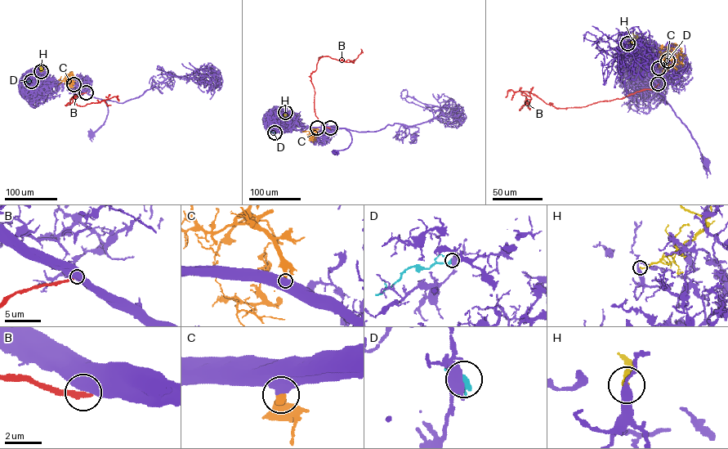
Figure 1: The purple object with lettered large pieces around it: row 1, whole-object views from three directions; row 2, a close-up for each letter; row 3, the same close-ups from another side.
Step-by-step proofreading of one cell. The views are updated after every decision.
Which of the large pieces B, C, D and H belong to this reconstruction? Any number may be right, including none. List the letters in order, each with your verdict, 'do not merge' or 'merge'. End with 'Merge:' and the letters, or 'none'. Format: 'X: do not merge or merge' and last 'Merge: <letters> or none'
B: do not merge
C: merge
D: do not merge
H: do not merge
Merge: C

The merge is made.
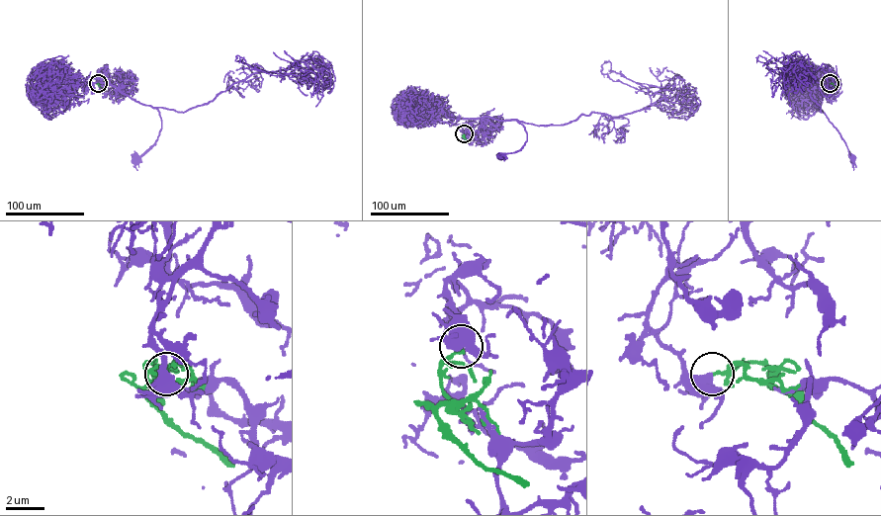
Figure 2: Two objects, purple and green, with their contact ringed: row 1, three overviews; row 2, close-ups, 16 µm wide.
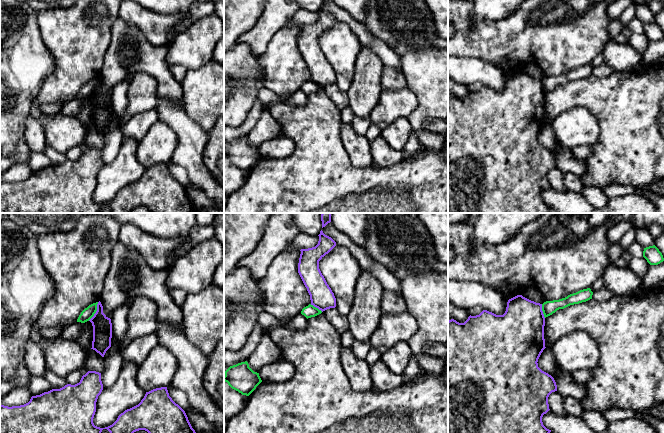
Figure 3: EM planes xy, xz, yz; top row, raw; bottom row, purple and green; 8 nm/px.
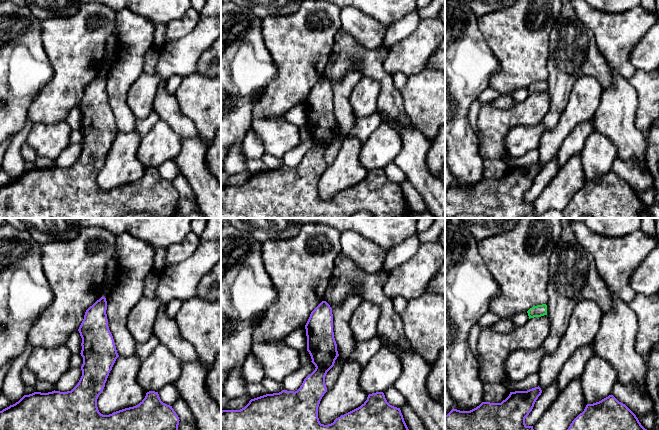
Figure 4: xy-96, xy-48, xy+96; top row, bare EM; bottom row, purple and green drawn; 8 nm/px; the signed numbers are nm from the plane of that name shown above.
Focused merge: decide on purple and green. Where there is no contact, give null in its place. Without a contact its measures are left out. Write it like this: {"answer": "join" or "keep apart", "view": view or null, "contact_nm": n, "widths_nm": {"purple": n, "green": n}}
{"answer": "keep apart", "view": "xy", "contact_nm": 170, "widths_nm": {"purple": 160, "green": 90}}

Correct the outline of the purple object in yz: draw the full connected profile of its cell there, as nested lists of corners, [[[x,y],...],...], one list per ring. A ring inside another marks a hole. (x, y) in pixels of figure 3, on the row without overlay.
[[[517,71],[507,78],[503,91],[496,91],[483,86],[479,91],[469,92],[464,99],[454,95],[448,97],[448,213],[547,213],[551,206],[542,198],[542,193],[549,185],[548,173],[557,167],[554,154],[538,143],[538,135],[545,123],[544,115],[545,93],[542,80],[531,77],[522,71]]]

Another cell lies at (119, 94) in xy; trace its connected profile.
[[[130,71],[129,77],[119,82],[111,93],[112,112],[117,116],[117,121],[120,122],[126,112],[128,105],[127,90],[128,81],[136,72]]]

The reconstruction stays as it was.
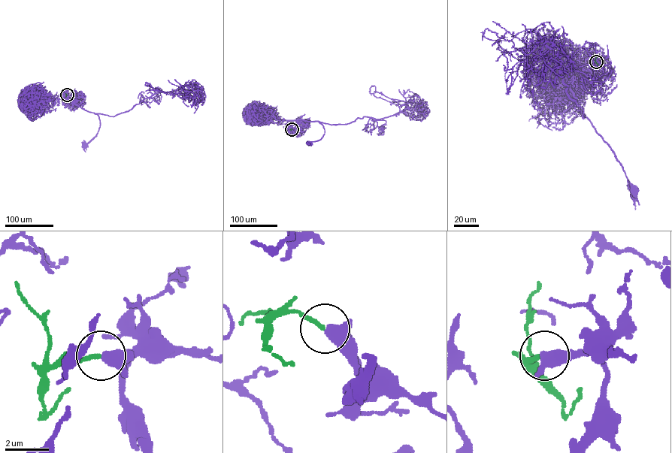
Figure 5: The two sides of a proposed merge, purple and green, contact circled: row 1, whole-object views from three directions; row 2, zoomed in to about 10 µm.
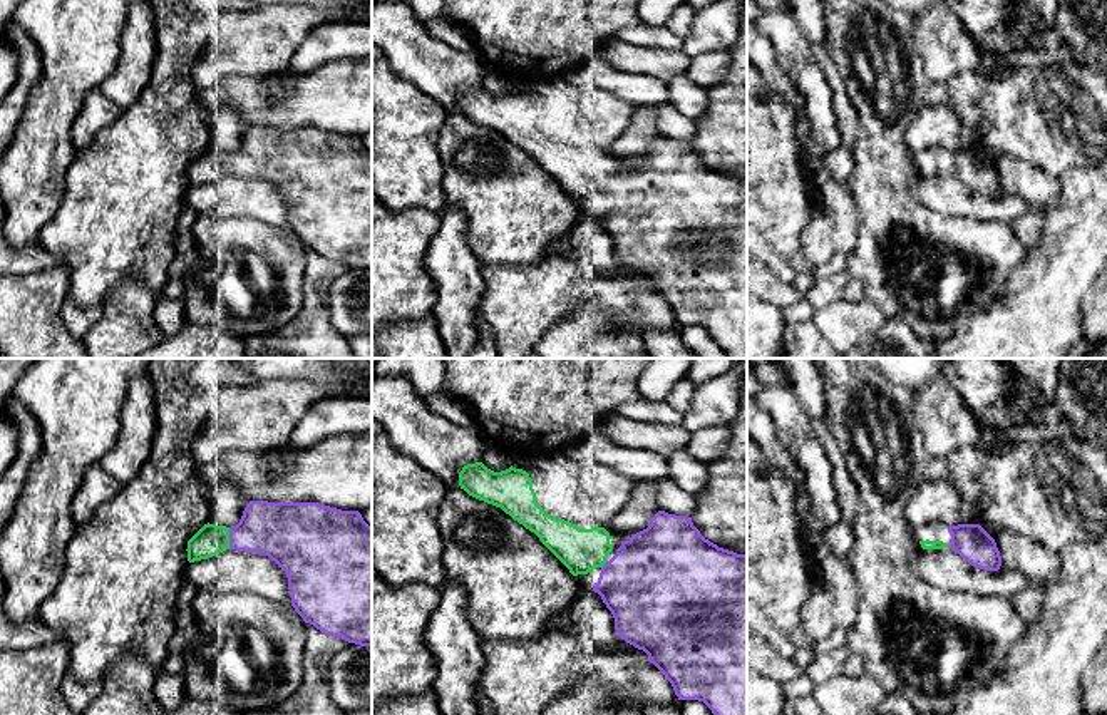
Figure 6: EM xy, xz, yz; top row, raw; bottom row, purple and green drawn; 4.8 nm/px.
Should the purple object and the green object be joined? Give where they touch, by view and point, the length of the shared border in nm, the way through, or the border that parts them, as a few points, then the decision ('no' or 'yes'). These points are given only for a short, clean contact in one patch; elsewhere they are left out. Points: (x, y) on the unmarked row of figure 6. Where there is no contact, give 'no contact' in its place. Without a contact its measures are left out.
xy (230, 163) | 100 nm | yes

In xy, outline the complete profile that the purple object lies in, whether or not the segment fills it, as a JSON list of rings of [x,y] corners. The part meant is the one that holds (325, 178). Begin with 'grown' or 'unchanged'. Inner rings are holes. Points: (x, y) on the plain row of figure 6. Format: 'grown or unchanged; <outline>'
grown; [[[250,126],[236,151],[204,149],[188,166],[188,186],[226,174],[275,186],[288,203],[291,231],[305,248],[372,271],[372,152],[358,136]]]

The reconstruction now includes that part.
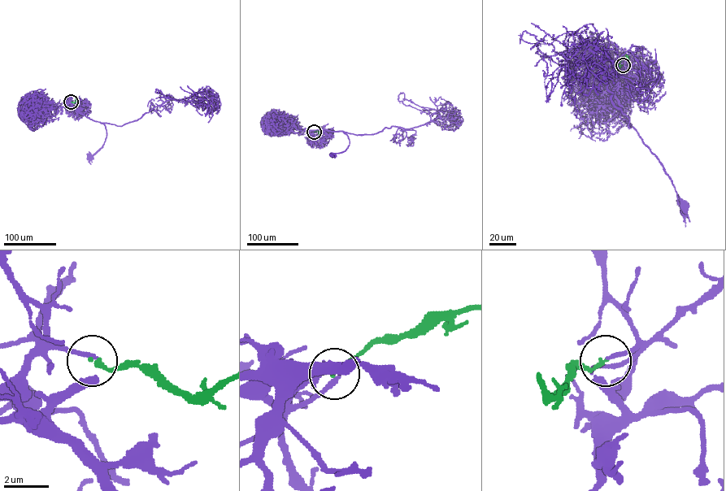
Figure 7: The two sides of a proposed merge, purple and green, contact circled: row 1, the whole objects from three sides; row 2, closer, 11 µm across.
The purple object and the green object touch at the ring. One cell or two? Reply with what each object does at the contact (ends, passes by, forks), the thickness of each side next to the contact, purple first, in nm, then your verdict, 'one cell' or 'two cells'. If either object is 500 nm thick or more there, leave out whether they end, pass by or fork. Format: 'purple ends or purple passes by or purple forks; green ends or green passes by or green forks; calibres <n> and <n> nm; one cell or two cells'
purple passes by; green ends; calibres 140 and 160 nm; two cells

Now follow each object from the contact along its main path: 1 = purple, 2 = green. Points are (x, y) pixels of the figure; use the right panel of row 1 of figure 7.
1: (623, 64), (615, 91), (620, 117), (630, 124), (658, 161), (674, 186), (678, 202), (683, 206)
2: (623, 65), (619, 67), (621, 59), (629, 55)

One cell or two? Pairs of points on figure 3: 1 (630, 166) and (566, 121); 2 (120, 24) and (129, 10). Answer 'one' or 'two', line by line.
1: two
2: two

